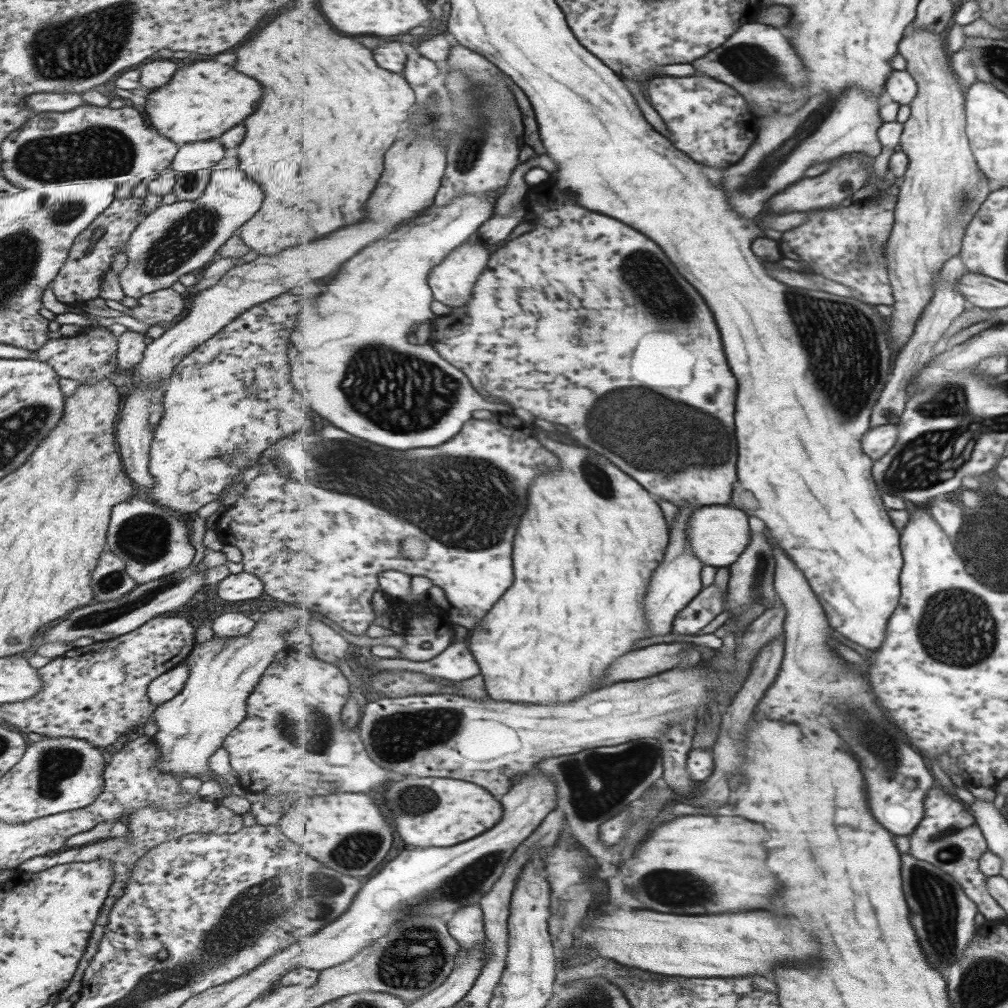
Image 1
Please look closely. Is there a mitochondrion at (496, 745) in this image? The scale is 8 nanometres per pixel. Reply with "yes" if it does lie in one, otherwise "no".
no

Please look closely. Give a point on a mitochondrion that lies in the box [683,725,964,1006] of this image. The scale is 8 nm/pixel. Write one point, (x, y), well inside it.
(935, 896)

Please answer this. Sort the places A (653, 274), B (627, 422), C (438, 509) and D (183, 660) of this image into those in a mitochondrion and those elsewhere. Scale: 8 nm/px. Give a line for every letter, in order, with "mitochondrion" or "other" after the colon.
A: mitochondrion
B: mitochondrion
C: mitochondrion
D: other

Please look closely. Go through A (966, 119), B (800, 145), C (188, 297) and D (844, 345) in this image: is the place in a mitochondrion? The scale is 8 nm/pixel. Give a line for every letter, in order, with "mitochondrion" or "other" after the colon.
A: other
B: mitochondrion
C: other
D: mitochondrion

